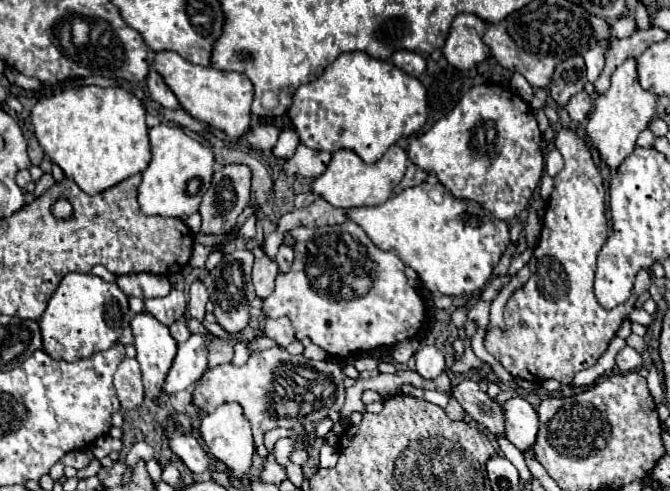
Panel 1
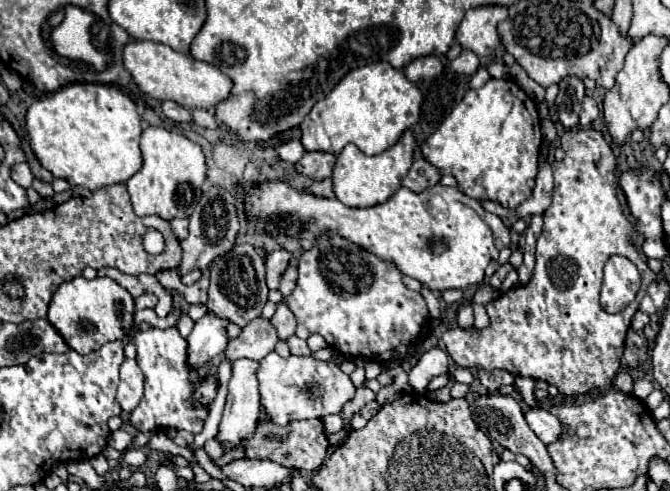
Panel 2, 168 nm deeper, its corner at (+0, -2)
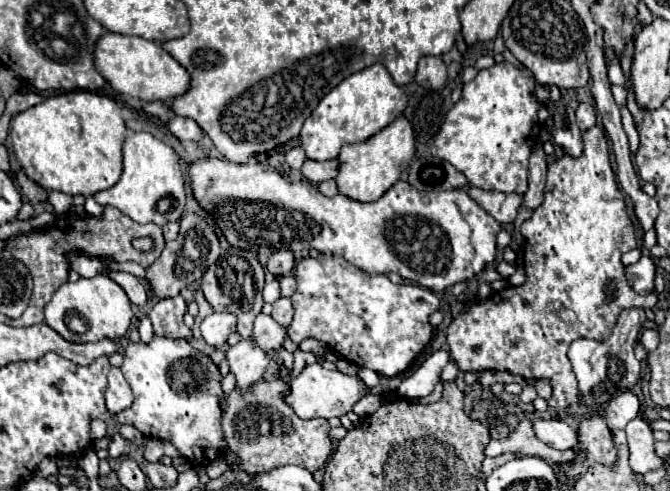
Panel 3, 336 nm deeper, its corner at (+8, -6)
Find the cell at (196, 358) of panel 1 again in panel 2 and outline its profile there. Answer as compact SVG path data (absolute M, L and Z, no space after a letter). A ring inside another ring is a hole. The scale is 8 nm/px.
M207 313L195 323L193 333L187 337L189 365L193 369L211 361L213 355L221 355L225 351L229 341L227 325L229 325L229 319L219 319L213 313Z

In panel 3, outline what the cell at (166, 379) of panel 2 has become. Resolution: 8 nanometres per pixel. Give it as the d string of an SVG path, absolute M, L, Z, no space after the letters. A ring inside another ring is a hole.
M153 335L149 343L139 341L139 343L129 343L125 347L125 363L121 365L121 371L135 395L133 405L117 415L117 421L121 425L133 425L145 437L171 441L177 447L177 451L193 463L207 465L213 459L221 457L221 447L225 445L221 431L221 409L219 409L221 377L217 365L207 355L195 351L185 339L167 339Z

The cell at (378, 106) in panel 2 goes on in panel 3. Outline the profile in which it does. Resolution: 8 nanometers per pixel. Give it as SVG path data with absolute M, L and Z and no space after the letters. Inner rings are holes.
M375 63L343 79L333 91L329 91L319 105L313 109L311 117L305 119L301 129L301 147L307 153L307 159L329 161L339 155L339 149L347 143L363 143L369 137L377 135L389 123L403 115L407 107L405 91L391 79L389 71Z

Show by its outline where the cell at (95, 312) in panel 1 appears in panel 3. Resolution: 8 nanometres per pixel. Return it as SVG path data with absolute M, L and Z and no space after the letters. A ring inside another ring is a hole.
M107 275L63 283L53 299L45 305L45 323L71 343L87 343L99 339L121 339L131 323L131 303L125 291Z

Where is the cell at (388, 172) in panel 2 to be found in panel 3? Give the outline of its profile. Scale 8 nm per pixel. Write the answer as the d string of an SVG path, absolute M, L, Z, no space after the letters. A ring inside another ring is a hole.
M405 117L395 119L391 125L387 125L383 131L379 131L365 143L343 145L337 157L339 175L335 177L339 193L353 201L361 201L361 203L377 201L387 189L391 189L401 179L401 175L409 167L413 153L415 153L415 137Z

